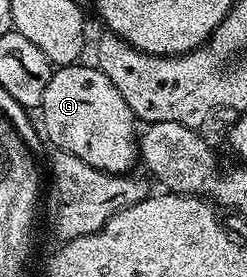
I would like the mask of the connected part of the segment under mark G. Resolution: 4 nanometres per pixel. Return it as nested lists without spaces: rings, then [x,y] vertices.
[[[76,62],[54,69],[41,105],[43,132],[58,151],[77,154],[97,170],[127,174],[137,164],[137,121],[117,86],[97,66]]]

